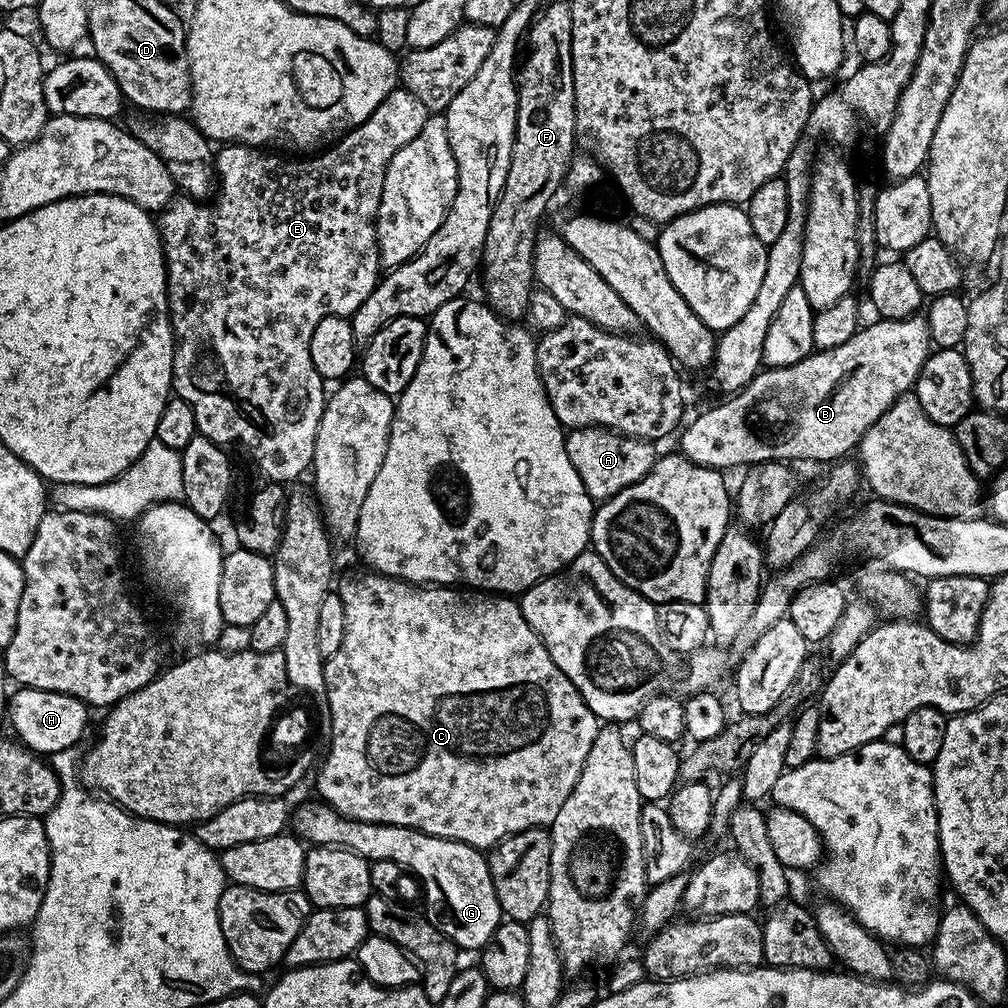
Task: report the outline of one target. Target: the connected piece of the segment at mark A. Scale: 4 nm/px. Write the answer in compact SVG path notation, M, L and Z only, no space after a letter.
M574 428L565 435L564 441L566 454L570 454L570 462L574 462L574 470L578 470L582 486L586 486L596 502L608 500L614 494L626 490L626 486L638 482L652 469L658 456L649 441L624 436L610 428Z

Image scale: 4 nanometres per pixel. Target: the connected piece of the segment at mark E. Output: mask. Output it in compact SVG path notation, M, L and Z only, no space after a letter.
M398 86L376 107L374 114L366 118L366 122L341 136L335 144L319 154L312 154L307 158L285 158L268 150L250 148L246 144L224 144L221 152L219 149L214 156L218 181L216 205L211 208L211 203L208 202L176 198L159 213L160 241L164 243L164 265L168 267L168 315L176 345L172 359L172 387L175 395L181 396L194 410L194 422L199 435L221 446L237 444L238 447L245 448L249 458L256 463L257 470L265 476L265 481L296 480L312 467L316 435L326 403L326 381L318 374L318 370L314 370L314 358L310 358L310 338L322 318L351 317L375 290L376 282L382 275L380 251L376 241L376 215L388 163L398 150L402 150L402 146L406 146L419 134L429 115L428 107L419 98L414 98L414 94L410 94L407 88Z

